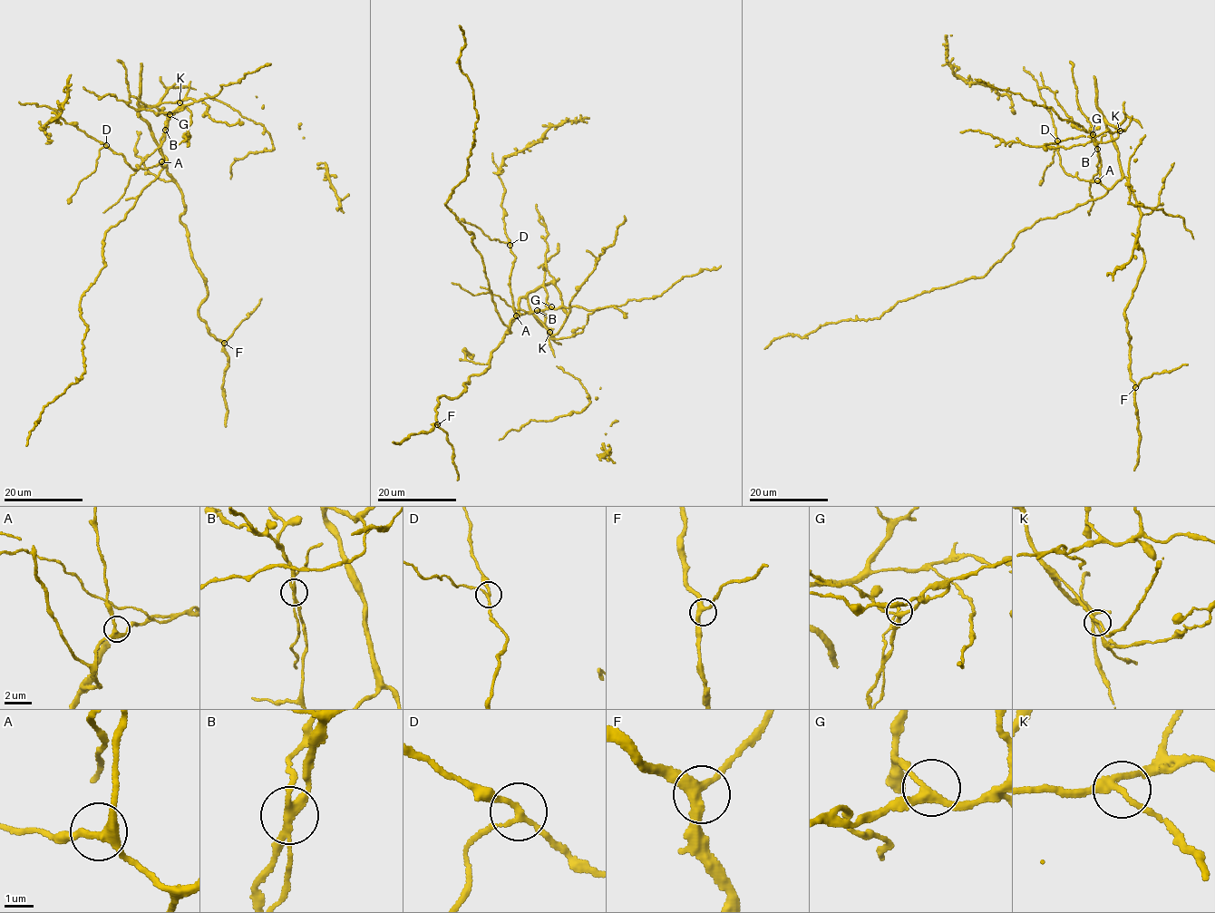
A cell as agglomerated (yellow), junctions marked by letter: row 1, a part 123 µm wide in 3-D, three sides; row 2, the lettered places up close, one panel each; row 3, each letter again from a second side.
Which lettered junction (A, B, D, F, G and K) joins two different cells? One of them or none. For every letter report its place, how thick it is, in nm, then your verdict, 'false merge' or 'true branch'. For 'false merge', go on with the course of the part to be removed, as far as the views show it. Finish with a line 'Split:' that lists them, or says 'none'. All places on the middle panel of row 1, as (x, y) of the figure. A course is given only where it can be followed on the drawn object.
A: (516, 315) | 280 nm | true branch
B: (537, 310) | 240 nm | false merge | (536, 311), (529, 313), (517, 309), (500, 296), (490, 292), (475, 296), (451, 283)
D: (510, 245) | 180 nm | true branch
F: (437, 424) | 320 nm | true branch
G: (551, 306) | 240 nm | true branch
K: (549, 332) | 240 nm | true branch
Split: B

